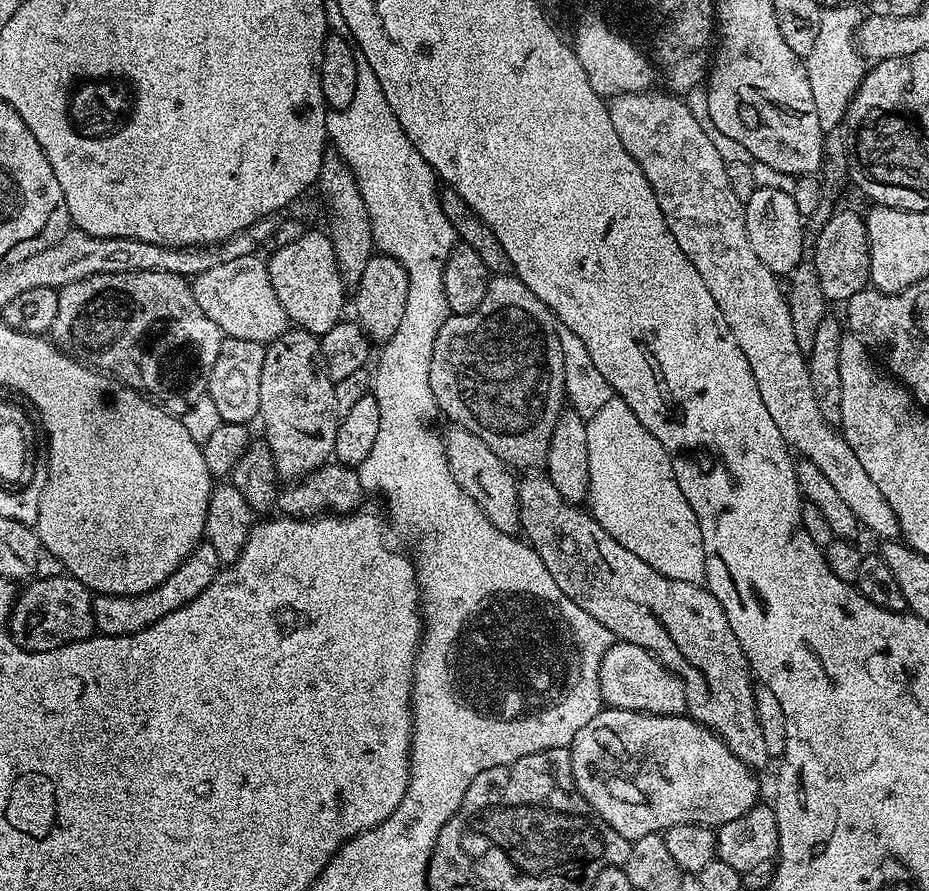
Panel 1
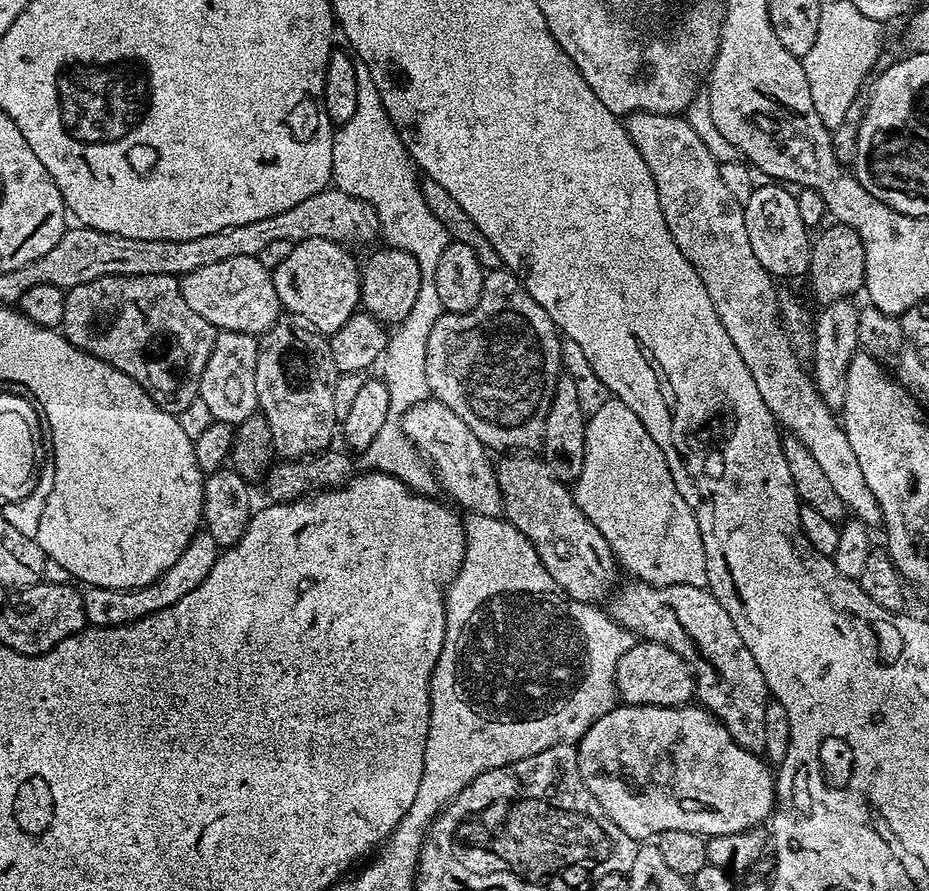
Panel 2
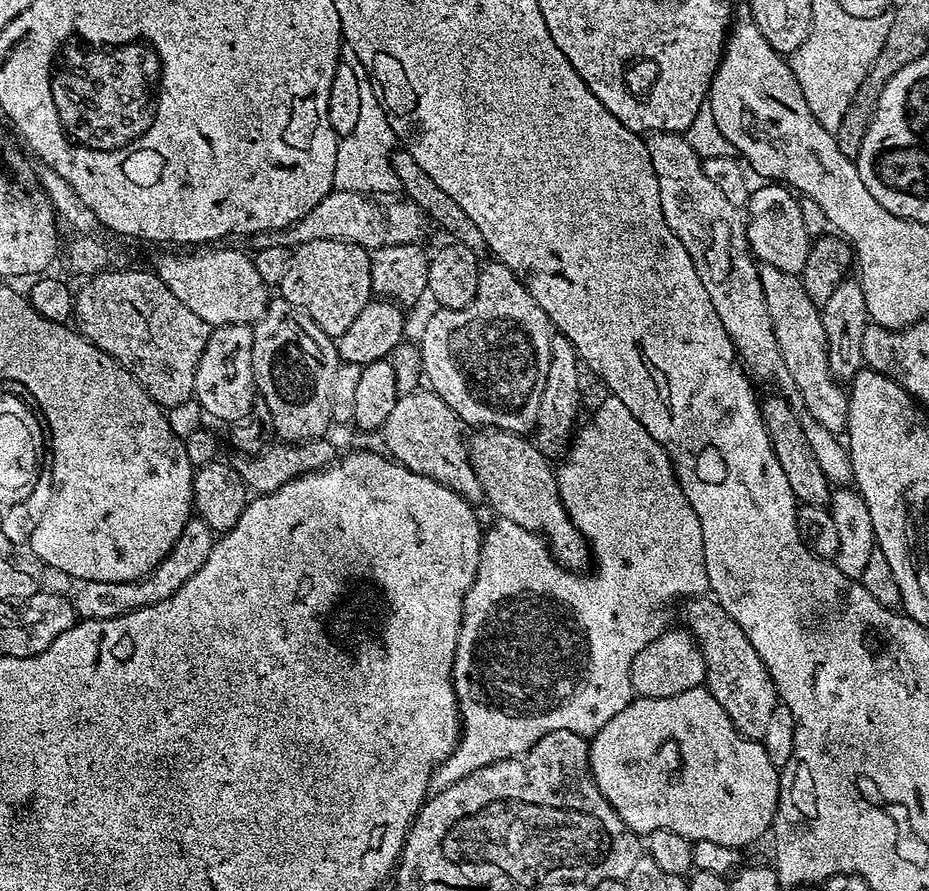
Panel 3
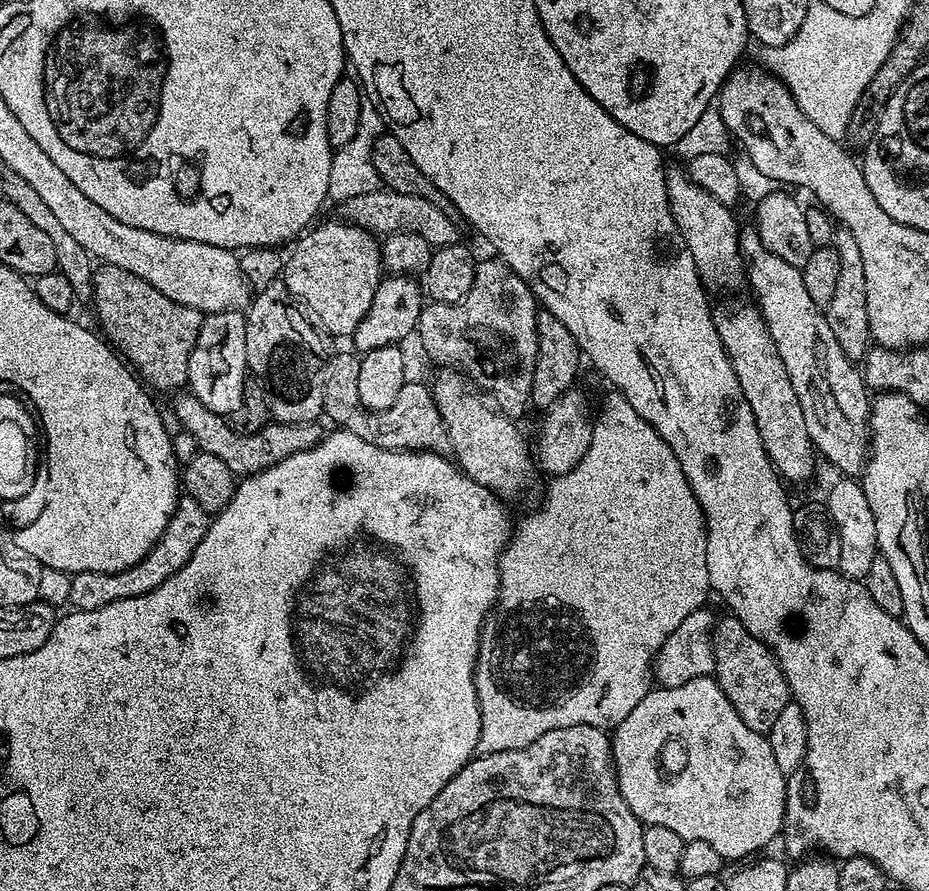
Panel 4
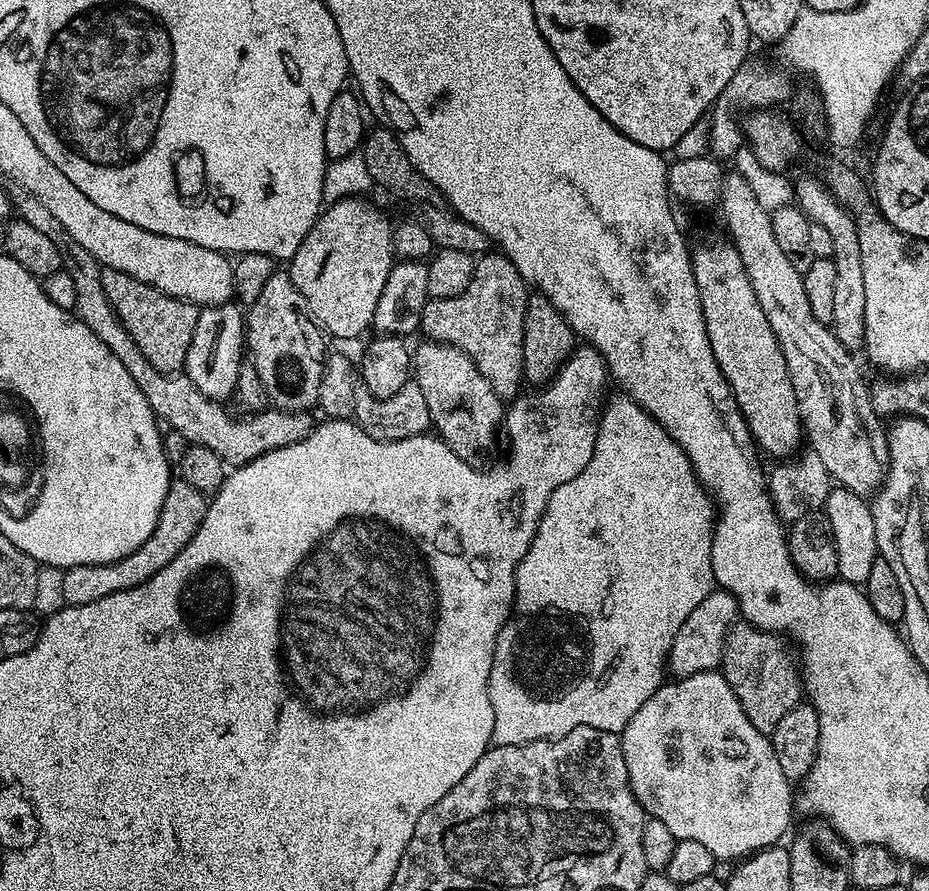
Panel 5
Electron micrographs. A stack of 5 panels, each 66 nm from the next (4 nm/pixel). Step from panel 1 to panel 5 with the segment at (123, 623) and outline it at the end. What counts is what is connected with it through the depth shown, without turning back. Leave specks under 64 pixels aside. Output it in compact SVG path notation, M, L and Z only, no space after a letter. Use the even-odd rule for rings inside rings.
M173 479L168 485L166 502L162 502L154 532L150 534L150 538L146 538L146 542L142 542L142 546L138 546L138 550L134 550L134 554L113 564L91 564L63 569L62 598L65 605L98 602L98 598L118 594L118 590L134 590L134 586L142 586L142 582L154 578L154 574L158 574L162 566L170 566L170 562L174 562L174 558L178 558L178 554L190 542L190 538L198 534L202 518L206 518L208 513L209 503L209 497L194 490L190 482Z

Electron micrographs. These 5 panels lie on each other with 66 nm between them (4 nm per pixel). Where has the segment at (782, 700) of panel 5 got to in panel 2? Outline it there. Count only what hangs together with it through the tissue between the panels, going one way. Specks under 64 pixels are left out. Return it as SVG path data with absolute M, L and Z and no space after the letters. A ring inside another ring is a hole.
M628 578L613 594L608 608L612 611L613 618L626 631L633 632L636 638L653 640L677 652L692 668L692 676L696 679L695 699L699 707L718 717L722 726L730 730L730 738L734 738L738 746L757 754L763 753L766 746L766 706L770 699L766 678L762 678L758 662L754 662L750 650L746 650L746 642L742 642L742 637L738 635L730 614L726 614L722 602L718 602L718 598L714 598L714 594L709 592L707 587L699 588L685 584L656 586L644 580Z

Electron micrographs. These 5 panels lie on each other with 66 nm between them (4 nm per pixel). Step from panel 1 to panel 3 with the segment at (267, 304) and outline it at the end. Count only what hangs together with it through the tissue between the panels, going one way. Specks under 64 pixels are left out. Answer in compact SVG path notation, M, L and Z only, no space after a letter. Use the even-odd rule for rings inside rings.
M218 246L214 252L204 252L208 250L202 250L200 254L190 256L188 258L160 258L154 265L154 271L158 278L162 278L162 282L166 282L166 286L170 290L170 294L174 294L174 298L178 298L178 302L182 302L182 306L186 306L187 309L192 310L195 314L198 314L202 318L202 322L205 326L215 326L218 324L255 324L256 321L262 318L262 314L266 314L266 306L270 299L270 288L262 282L262 277L259 276L258 270L254 270L254 262L252 256L249 253L239 252L236 248L220 248L224 246Z

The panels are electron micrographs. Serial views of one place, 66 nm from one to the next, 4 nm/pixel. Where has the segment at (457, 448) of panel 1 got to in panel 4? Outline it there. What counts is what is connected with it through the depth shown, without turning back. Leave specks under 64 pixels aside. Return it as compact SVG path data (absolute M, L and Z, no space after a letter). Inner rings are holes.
M406 382L398 393L398 399L386 410L381 412L361 411L359 416L352 419L351 431L359 434L363 440L370 442L379 448L394 450L395 452L440 452L448 443L448 431L442 420L442 414L438 414L438 406L434 402L429 385L412 384Z

